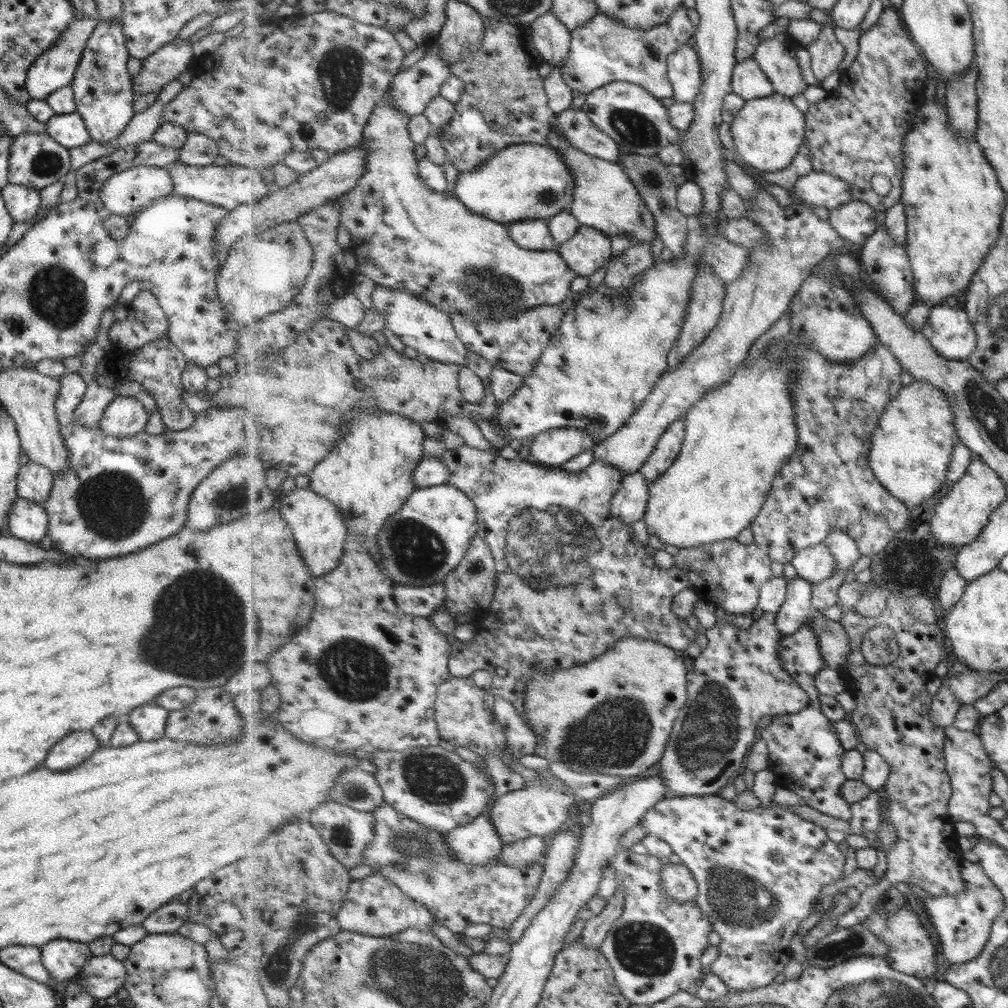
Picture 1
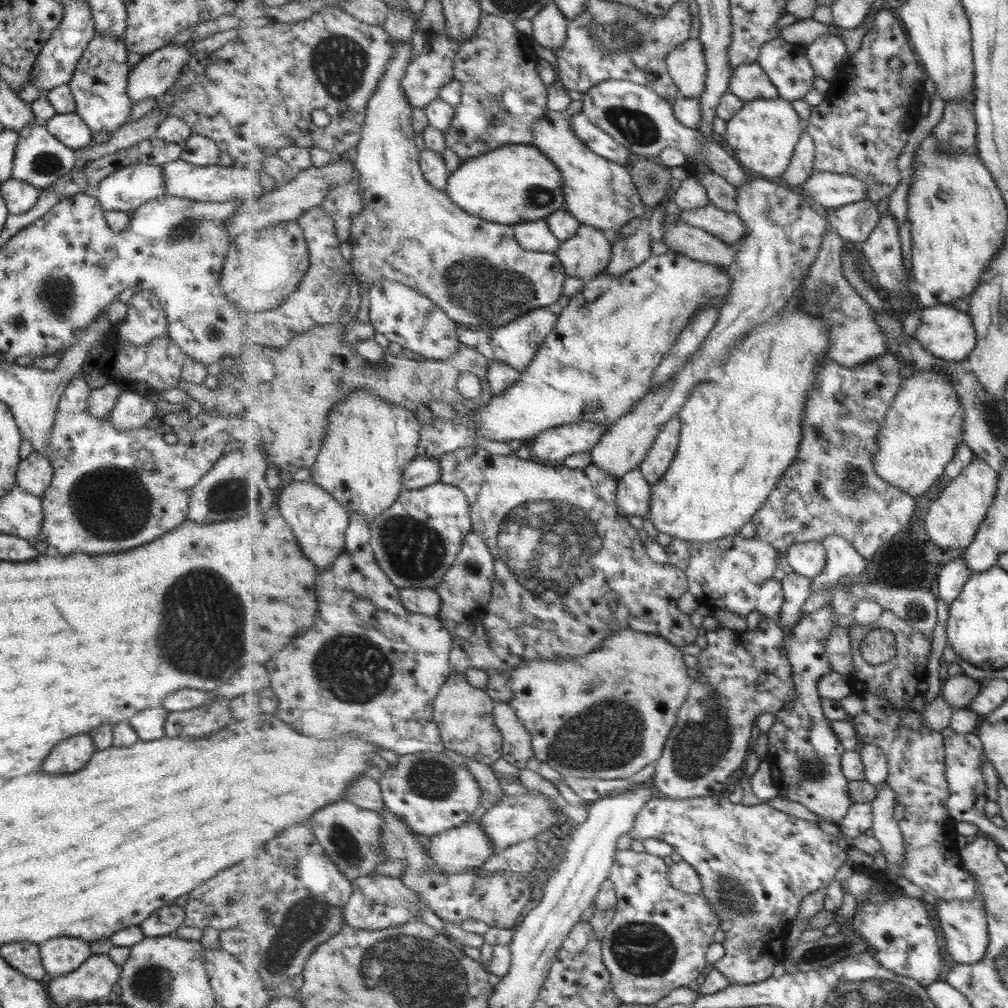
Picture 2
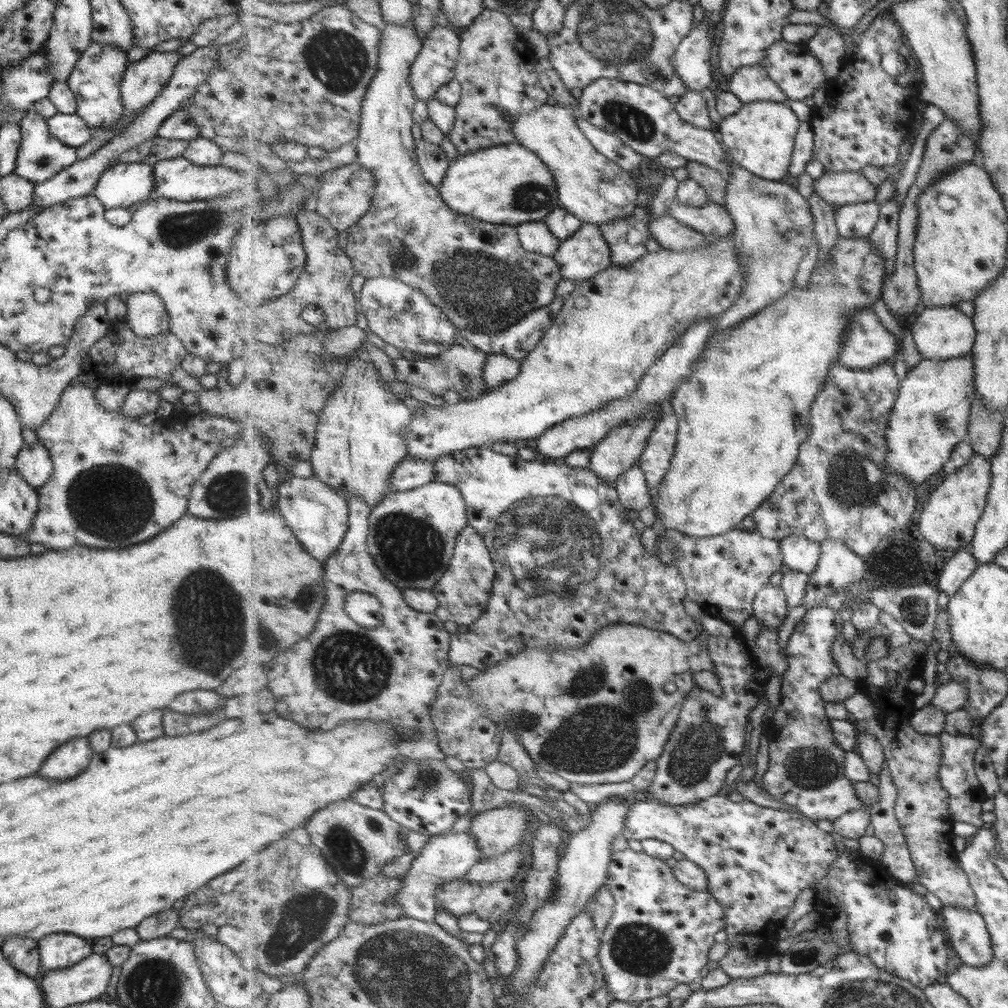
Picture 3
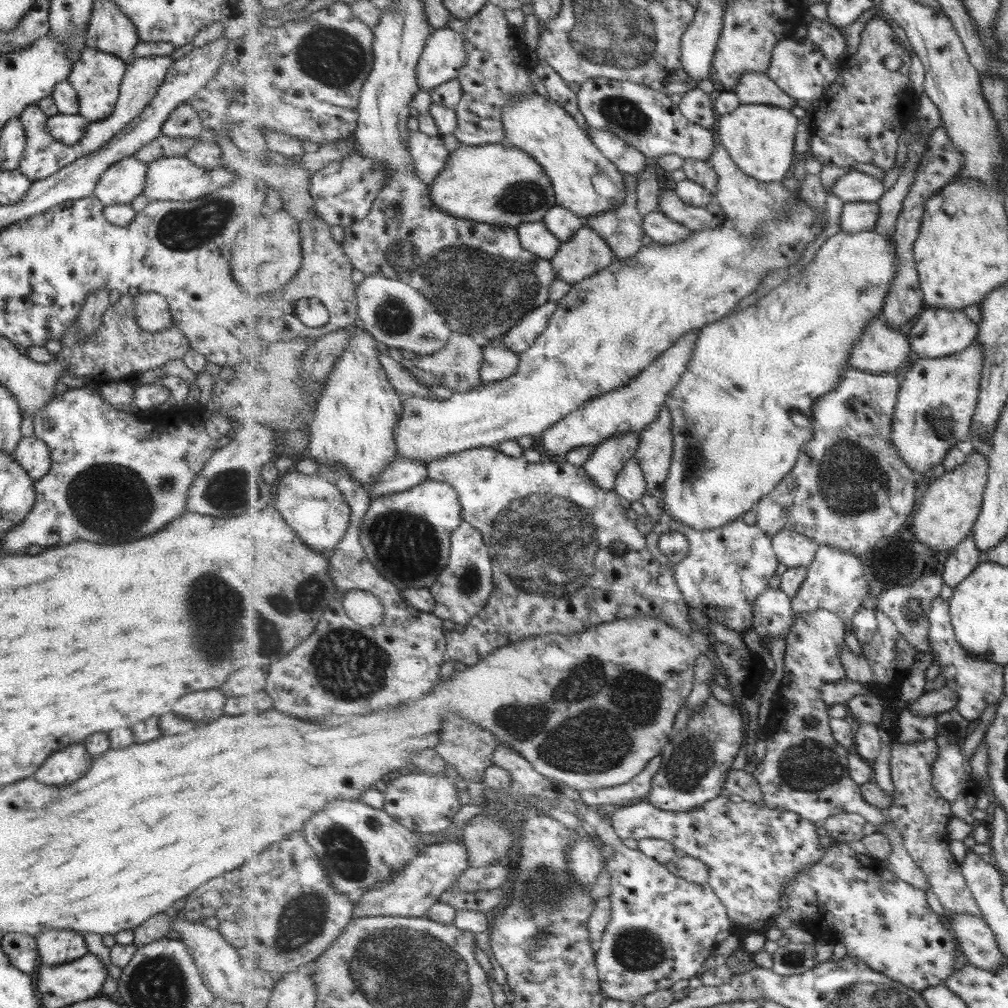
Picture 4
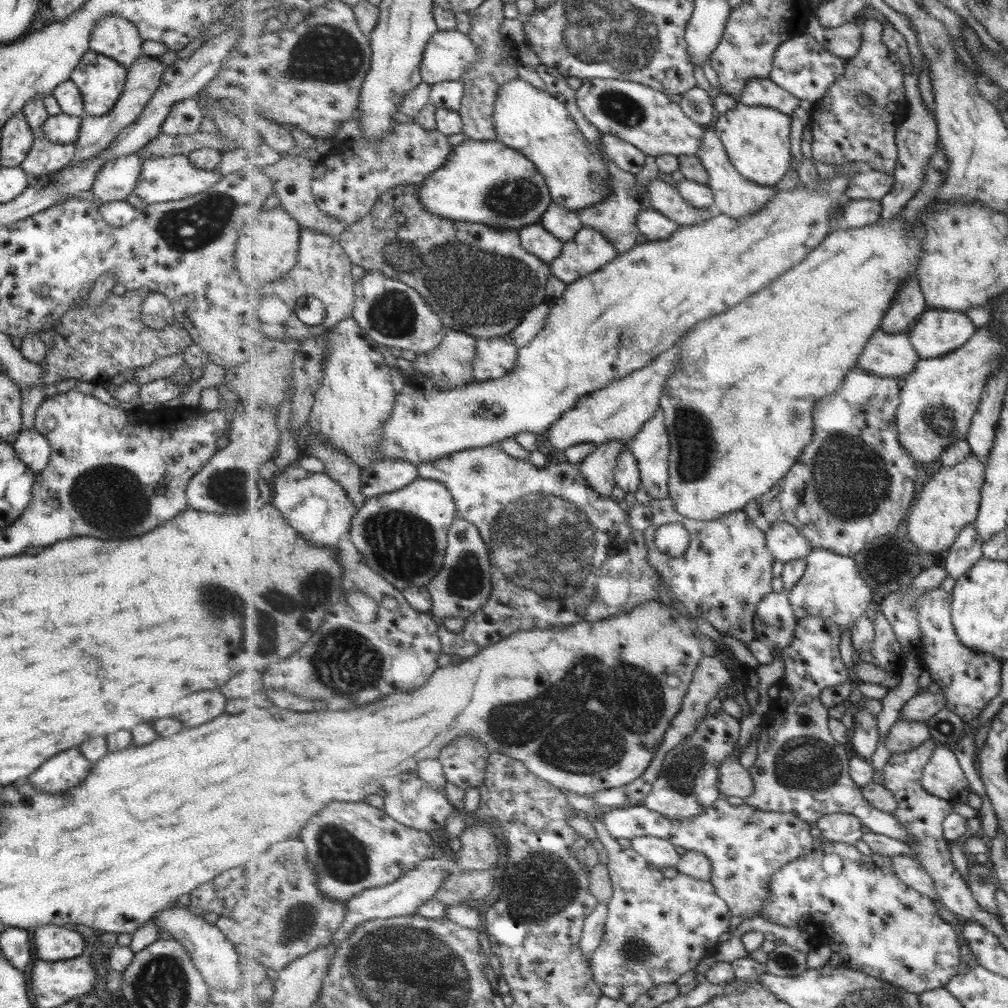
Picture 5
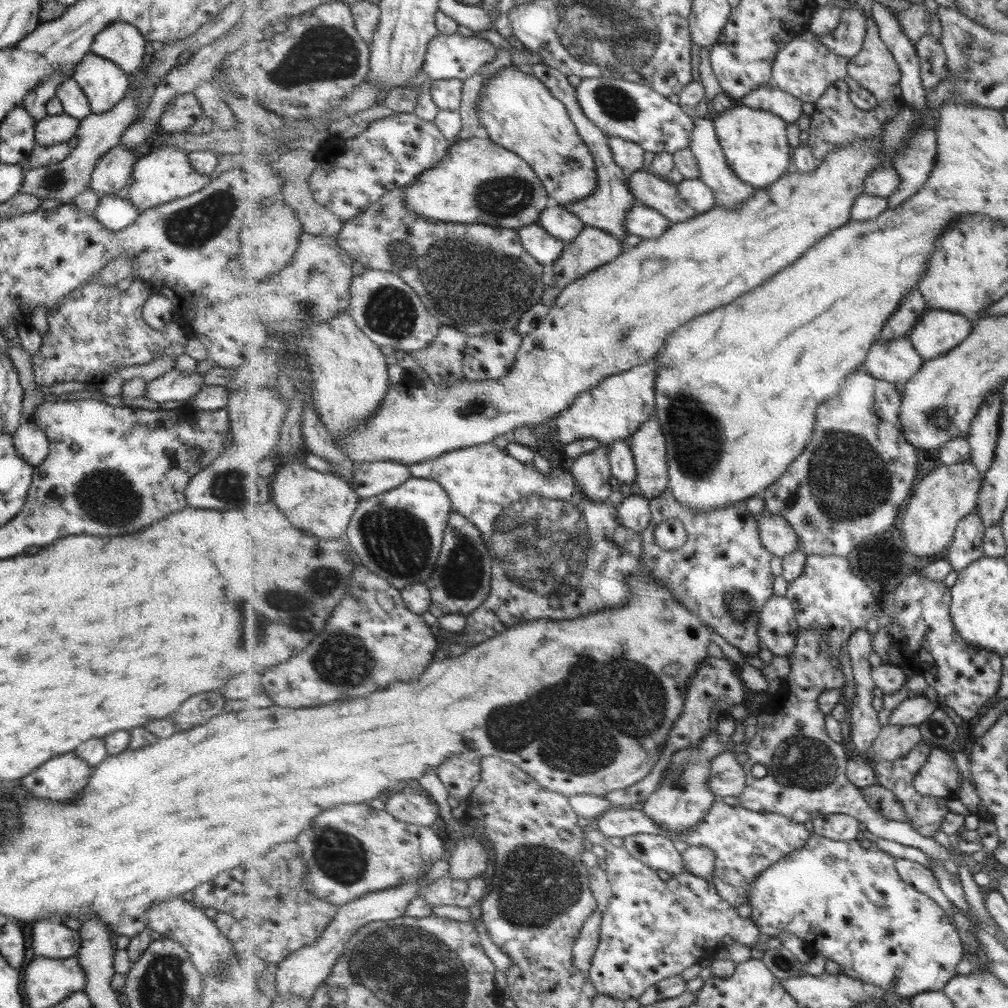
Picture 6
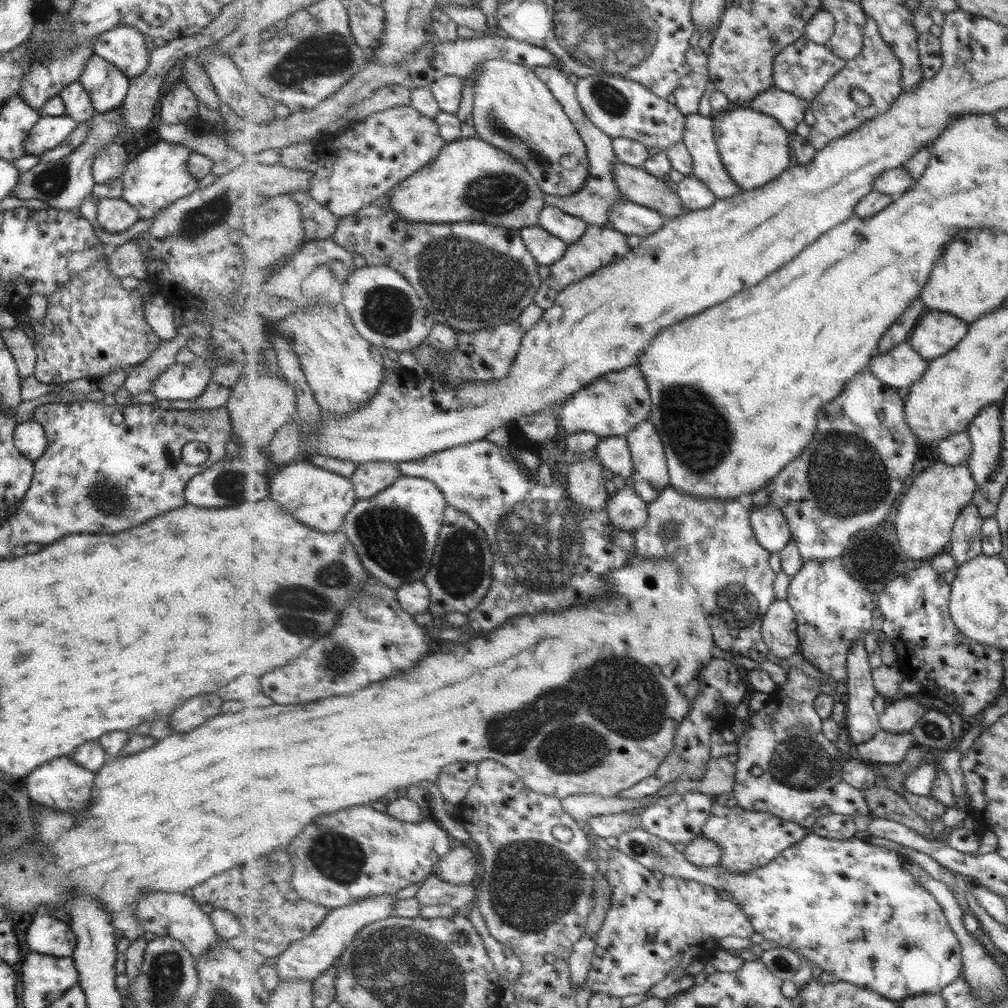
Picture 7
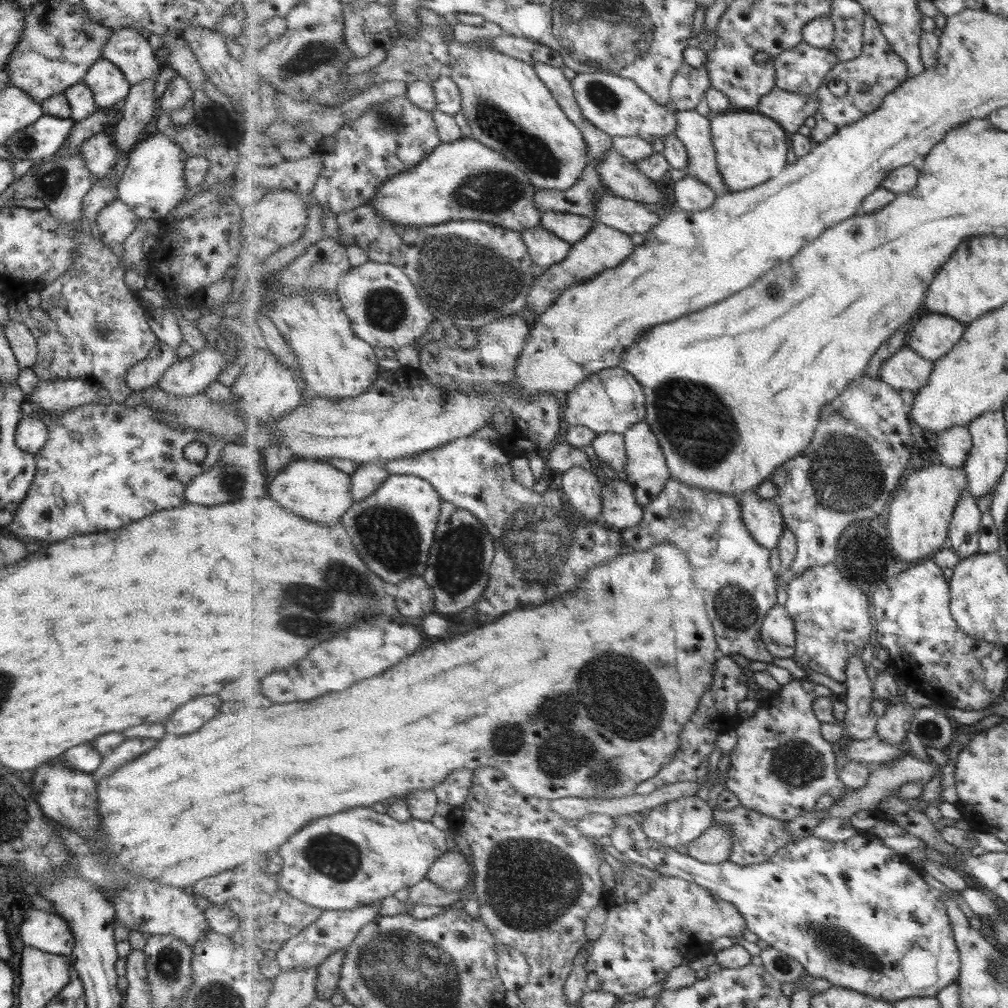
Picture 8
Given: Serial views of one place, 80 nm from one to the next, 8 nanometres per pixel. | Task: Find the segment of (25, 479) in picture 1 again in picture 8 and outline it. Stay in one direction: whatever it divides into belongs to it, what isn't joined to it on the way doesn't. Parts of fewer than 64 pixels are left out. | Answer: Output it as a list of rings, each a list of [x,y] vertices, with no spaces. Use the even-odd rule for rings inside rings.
[[[21,415],[14,430],[14,443],[17,449],[35,456],[45,445],[47,435],[46,426],[38,417]]]

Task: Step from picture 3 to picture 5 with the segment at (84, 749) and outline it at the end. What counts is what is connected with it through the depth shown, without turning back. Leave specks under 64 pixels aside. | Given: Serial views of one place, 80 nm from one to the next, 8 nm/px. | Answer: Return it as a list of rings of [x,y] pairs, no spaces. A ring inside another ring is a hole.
[[[77,748],[54,754],[26,778],[29,784],[49,794],[77,786],[89,774],[90,763]]]

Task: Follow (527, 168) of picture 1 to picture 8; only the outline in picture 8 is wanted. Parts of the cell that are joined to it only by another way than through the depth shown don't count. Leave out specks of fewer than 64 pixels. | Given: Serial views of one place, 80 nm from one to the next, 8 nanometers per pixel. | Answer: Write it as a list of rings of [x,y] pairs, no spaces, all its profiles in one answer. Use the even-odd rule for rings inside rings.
[[[469,136],[450,143],[442,142],[412,169],[392,176],[377,191],[369,205],[372,205],[385,220],[398,225],[433,230],[435,226],[451,221],[475,220],[491,222],[522,233],[527,229],[535,229],[543,221],[543,214],[536,207],[536,191],[537,188],[531,179],[517,164],[511,162],[502,152],[489,148],[485,143]]]

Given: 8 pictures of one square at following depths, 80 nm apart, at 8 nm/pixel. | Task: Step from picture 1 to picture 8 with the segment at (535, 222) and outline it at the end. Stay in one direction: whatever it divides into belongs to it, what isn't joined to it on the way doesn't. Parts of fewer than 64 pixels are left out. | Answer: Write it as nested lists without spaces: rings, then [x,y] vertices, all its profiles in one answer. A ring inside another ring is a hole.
[[[543,223],[535,229],[524,230],[522,237],[528,247],[529,255],[532,256],[532,261],[545,268],[563,262],[574,246],[574,243],[567,242],[547,230]]]

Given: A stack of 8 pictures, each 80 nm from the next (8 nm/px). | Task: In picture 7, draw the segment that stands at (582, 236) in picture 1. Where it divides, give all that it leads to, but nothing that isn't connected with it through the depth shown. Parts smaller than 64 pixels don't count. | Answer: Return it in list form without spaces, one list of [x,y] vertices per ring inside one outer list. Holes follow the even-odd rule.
[[[596,224],[589,225],[583,237],[577,242],[569,243],[567,254],[560,261],[550,266],[551,274],[545,278],[541,286],[539,286],[536,300],[534,303],[537,306],[542,306],[545,310],[552,308],[555,304],[559,293],[569,285],[579,282],[583,277],[588,277],[600,268],[617,262],[618,258],[623,258],[629,254],[633,248],[627,244],[627,235],[613,226],[597,226]]]

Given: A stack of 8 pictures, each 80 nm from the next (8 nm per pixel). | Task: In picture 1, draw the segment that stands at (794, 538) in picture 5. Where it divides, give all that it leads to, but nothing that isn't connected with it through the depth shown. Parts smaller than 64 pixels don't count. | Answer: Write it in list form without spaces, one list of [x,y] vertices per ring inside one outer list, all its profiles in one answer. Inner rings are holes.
[[[823,542],[800,550],[791,564],[799,577],[815,585],[821,580],[829,580],[835,576],[837,559],[832,550]]]

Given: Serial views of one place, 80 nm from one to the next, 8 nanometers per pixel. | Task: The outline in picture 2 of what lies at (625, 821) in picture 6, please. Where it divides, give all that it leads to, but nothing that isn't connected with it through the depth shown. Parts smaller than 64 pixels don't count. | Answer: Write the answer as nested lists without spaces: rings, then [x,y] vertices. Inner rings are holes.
[[[725,794],[685,800],[653,797],[637,815],[632,833],[640,841],[658,838],[668,842],[683,860],[699,871],[704,883],[701,893],[720,915],[721,931],[726,938],[721,944],[725,954],[714,964],[714,969],[723,973],[730,984],[755,984],[773,976],[775,966],[784,960],[780,945],[788,940],[791,922],[801,912],[801,902],[807,894],[829,886],[848,856],[842,841],[823,832],[818,822],[787,814],[765,802],[757,806],[733,803]]]

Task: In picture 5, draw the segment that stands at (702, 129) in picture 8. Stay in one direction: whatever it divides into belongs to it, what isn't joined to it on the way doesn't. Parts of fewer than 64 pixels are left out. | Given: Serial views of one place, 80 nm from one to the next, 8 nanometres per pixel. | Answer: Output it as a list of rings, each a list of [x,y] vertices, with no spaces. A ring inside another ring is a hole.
[[[713,125],[704,126],[704,140],[702,140],[702,146],[700,146],[700,152],[698,152],[697,156],[709,173],[709,186],[712,187],[715,194],[714,208],[718,212],[731,218],[752,216],[754,212],[764,208],[776,196],[775,187],[761,186],[759,183],[745,178],[745,175],[742,175],[741,171],[737,170],[737,167],[732,163],[724,142],[720,139],[720,135],[716,133]]]

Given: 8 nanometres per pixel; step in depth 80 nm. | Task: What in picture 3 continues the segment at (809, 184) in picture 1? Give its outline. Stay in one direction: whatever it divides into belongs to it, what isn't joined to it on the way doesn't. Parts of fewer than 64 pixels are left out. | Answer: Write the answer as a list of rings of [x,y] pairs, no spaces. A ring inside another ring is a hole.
[[[824,170],[818,179],[813,180],[813,188],[829,204],[840,206],[875,200],[878,186],[871,184],[862,172]]]

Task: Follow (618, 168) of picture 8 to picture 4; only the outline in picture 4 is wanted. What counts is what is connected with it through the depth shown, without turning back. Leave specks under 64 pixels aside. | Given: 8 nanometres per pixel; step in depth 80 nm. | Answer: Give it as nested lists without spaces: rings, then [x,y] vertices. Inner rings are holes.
[[[675,189],[661,190],[658,210],[692,231],[721,226],[727,219],[723,207],[718,202],[714,201],[702,207],[693,206],[687,204]]]

